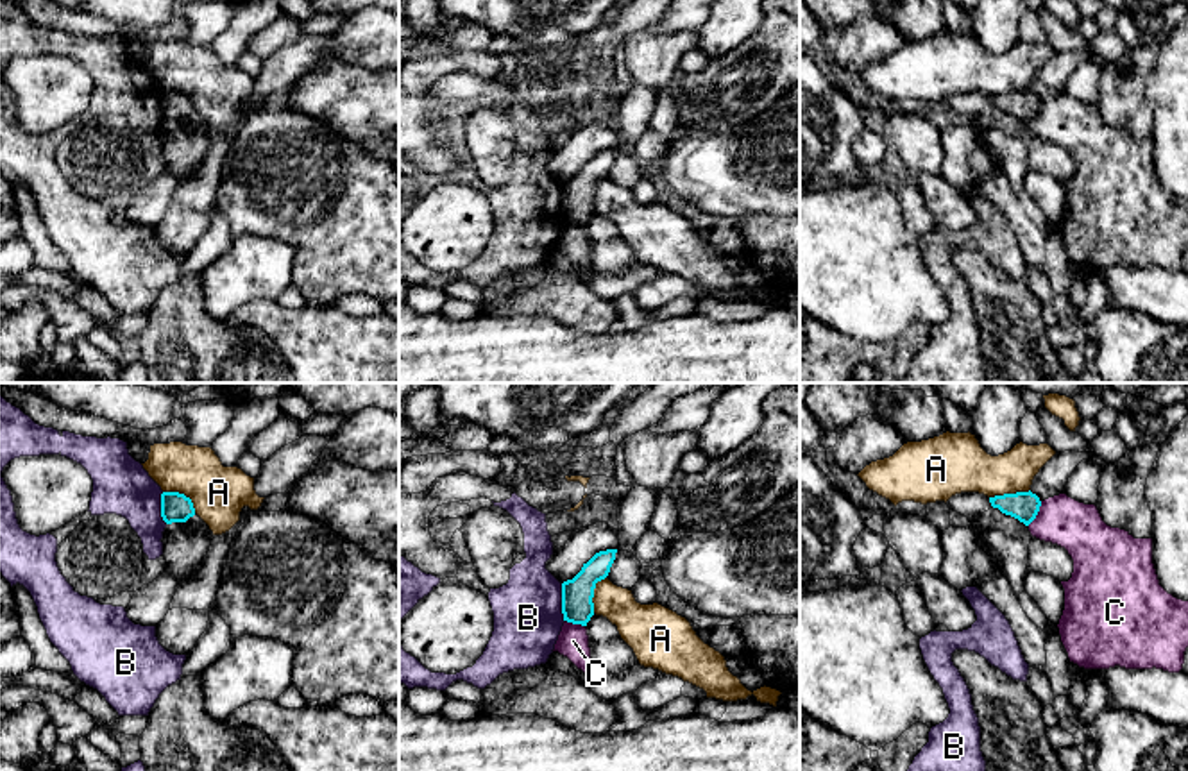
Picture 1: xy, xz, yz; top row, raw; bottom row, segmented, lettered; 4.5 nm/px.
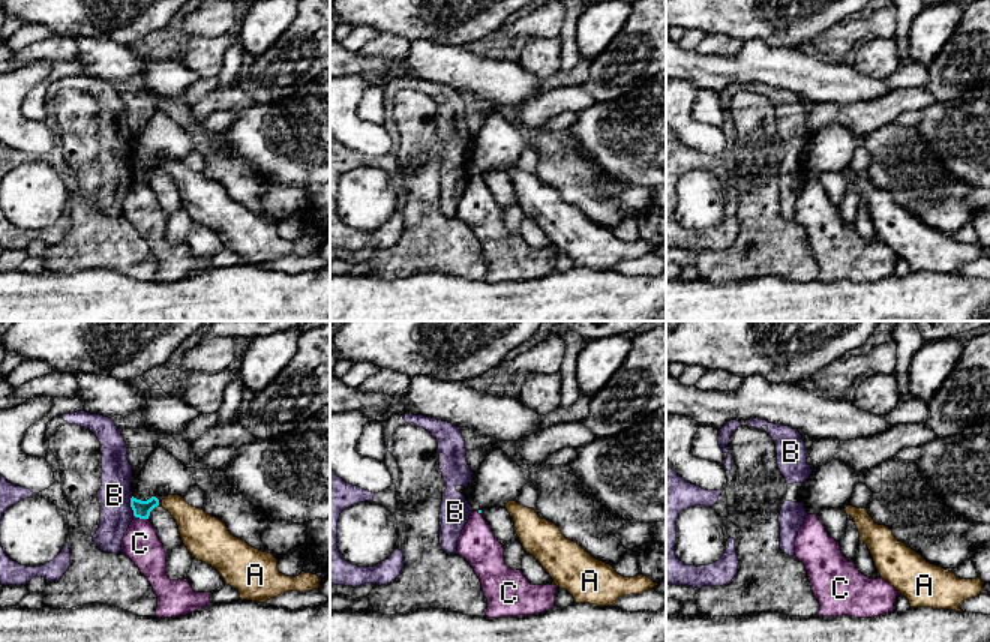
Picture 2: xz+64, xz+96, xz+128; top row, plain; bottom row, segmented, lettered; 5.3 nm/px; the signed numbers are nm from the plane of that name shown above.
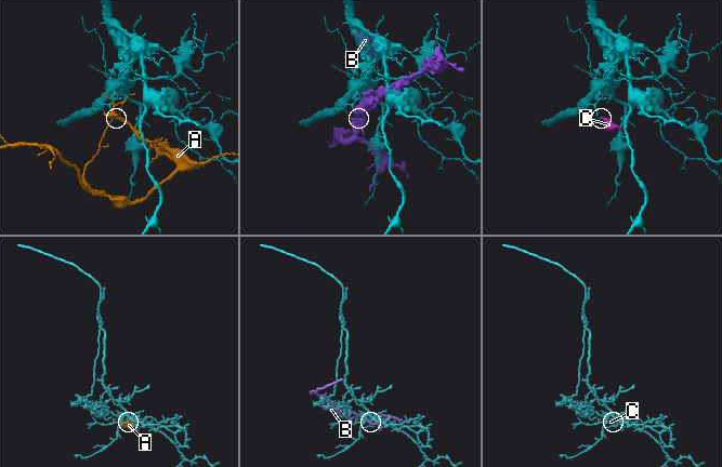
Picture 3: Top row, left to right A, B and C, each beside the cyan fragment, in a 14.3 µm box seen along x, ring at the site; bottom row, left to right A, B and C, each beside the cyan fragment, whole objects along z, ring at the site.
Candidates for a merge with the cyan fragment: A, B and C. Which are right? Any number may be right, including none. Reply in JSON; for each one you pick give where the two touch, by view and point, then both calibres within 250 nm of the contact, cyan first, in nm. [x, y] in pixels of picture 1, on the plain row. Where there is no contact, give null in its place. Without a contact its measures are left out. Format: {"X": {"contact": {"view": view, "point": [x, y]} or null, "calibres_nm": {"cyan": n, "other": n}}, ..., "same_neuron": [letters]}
{"same_neuron": []}

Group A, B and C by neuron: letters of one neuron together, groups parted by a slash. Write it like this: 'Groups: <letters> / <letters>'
Groups: A / B / C

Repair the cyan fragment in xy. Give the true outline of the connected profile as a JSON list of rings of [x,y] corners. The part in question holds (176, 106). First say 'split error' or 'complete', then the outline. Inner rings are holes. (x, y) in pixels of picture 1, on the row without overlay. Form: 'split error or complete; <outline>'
complete; [[[179,91],[161,93],[161,116],[166,123],[186,122],[195,114],[195,107],[190,97]]]

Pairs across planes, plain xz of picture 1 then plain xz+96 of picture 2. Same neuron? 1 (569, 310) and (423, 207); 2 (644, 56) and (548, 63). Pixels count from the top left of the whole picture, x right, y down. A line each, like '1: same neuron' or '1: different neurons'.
1: same neuron
2: same neuron

